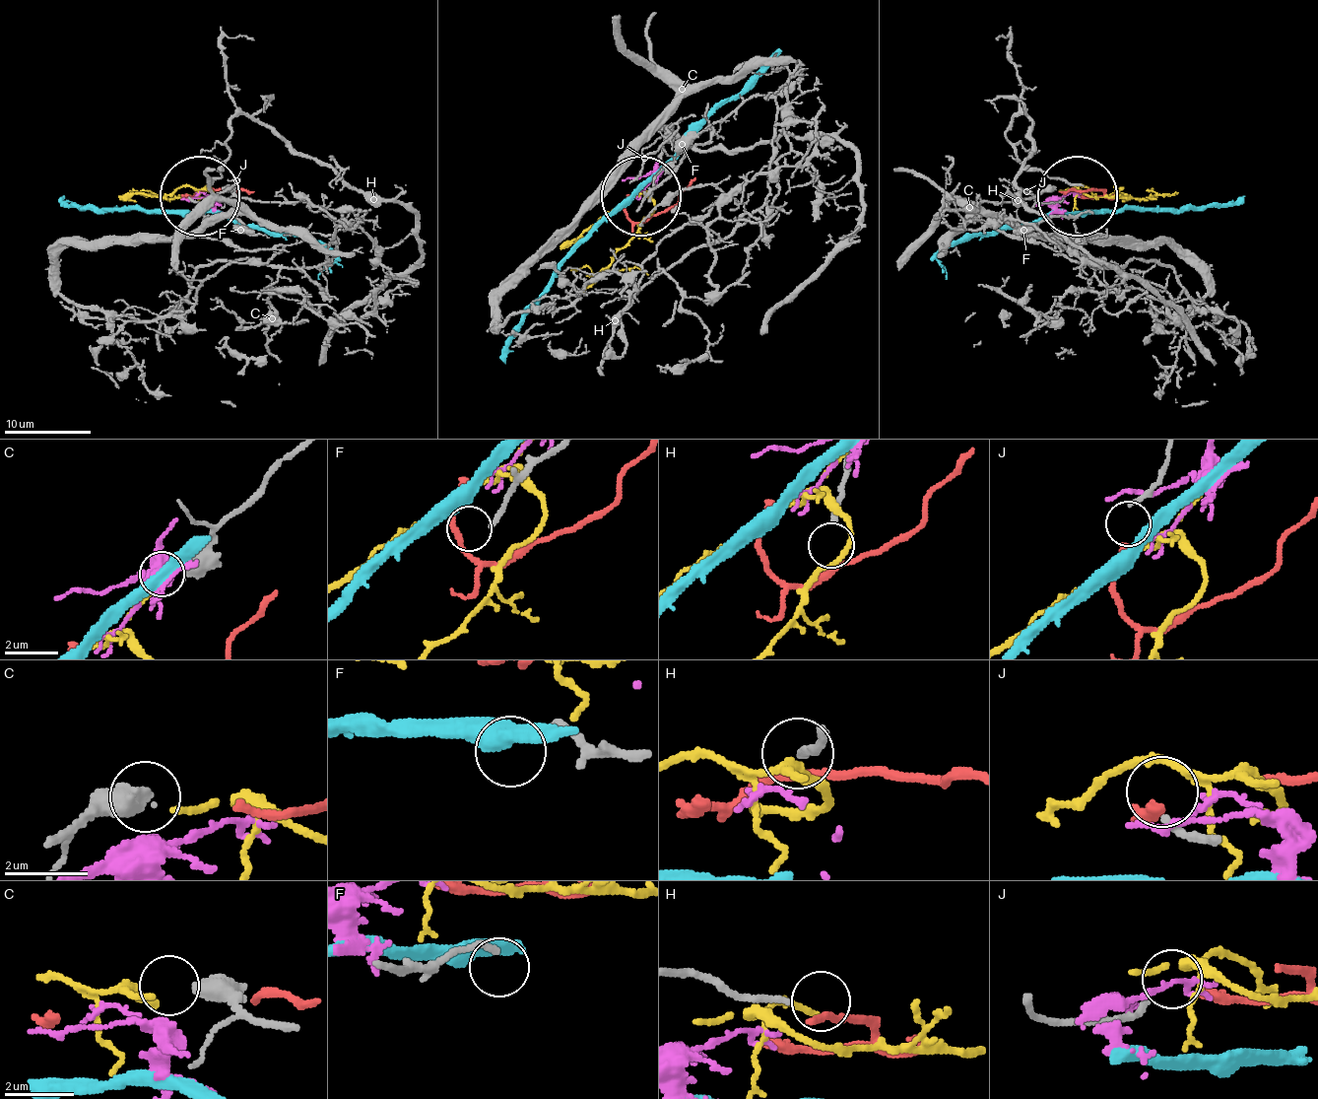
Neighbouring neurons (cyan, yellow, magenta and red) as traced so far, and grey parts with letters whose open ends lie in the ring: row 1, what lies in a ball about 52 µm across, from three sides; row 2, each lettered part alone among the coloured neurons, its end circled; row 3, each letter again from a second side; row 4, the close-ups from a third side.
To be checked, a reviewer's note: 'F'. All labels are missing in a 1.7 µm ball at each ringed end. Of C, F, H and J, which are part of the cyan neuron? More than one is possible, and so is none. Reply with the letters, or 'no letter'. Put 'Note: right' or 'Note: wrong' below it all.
no letter
Note: wrong

